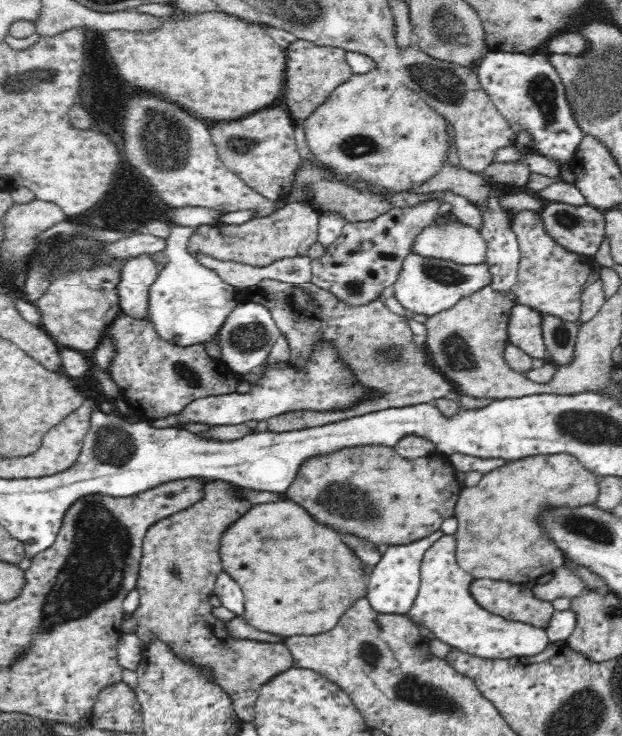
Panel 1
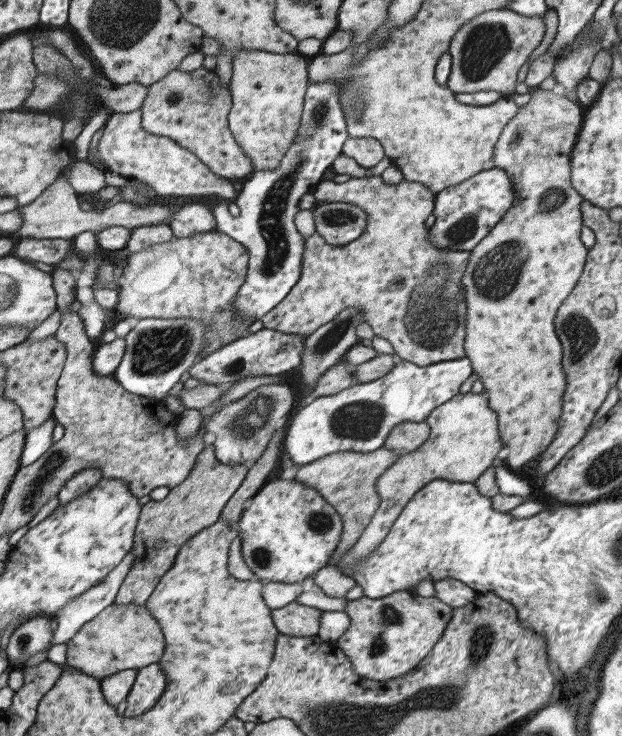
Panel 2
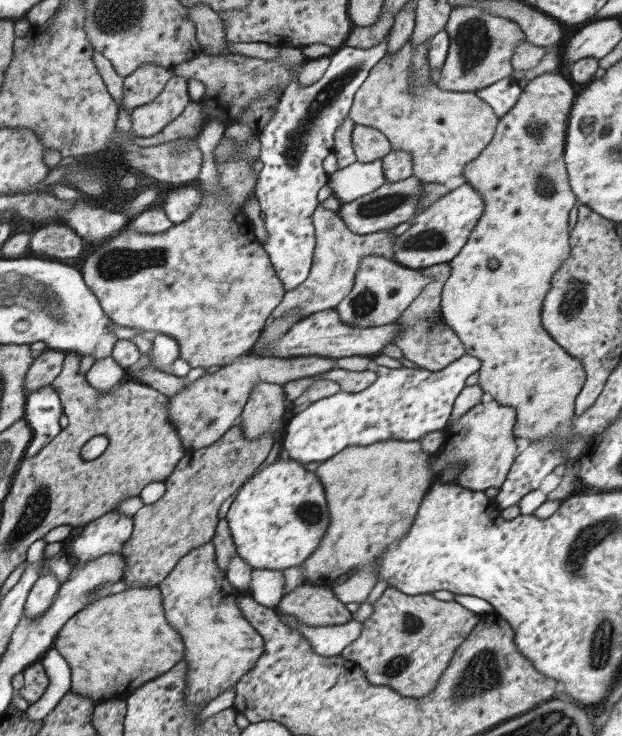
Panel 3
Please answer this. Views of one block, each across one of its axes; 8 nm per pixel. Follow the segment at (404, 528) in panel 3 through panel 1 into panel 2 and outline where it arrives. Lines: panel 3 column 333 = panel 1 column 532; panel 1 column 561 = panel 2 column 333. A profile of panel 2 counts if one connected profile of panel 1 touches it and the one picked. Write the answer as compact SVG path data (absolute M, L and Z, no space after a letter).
M379 448L379 450L367 452L367 454L363 454L363 452L335 452L331 456L323 456L317 462L305 464L297 470L295 480L317 490L319 496L323 496L323 500L329 502L337 510L341 524L343 524L339 542L337 542L331 558L327 560L327 564L321 570L317 570L313 574L313 582L325 592L325 596L341 600L341 598L345 598L345 594L351 588L357 586L355 580L341 576L339 562L343 560L343 556L347 556L351 552L355 542L363 536L365 528L371 524L371 518L375 516L375 512L381 504L381 498L377 492L377 480L379 480L379 476L383 476L383 472L387 472L393 464L397 464L397 460L399 460L399 454L391 452L391 448Z

